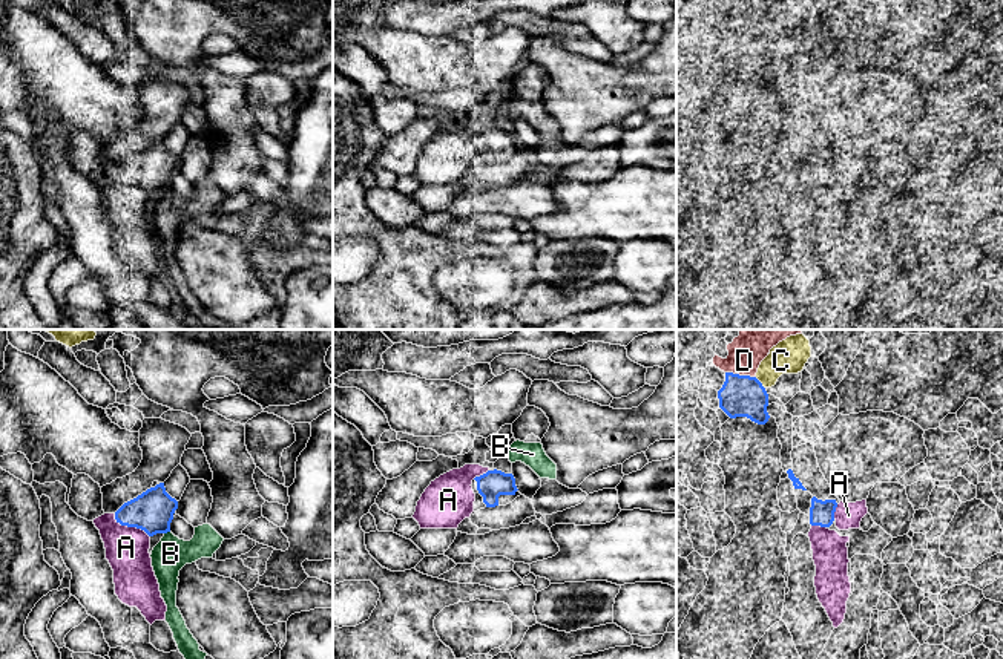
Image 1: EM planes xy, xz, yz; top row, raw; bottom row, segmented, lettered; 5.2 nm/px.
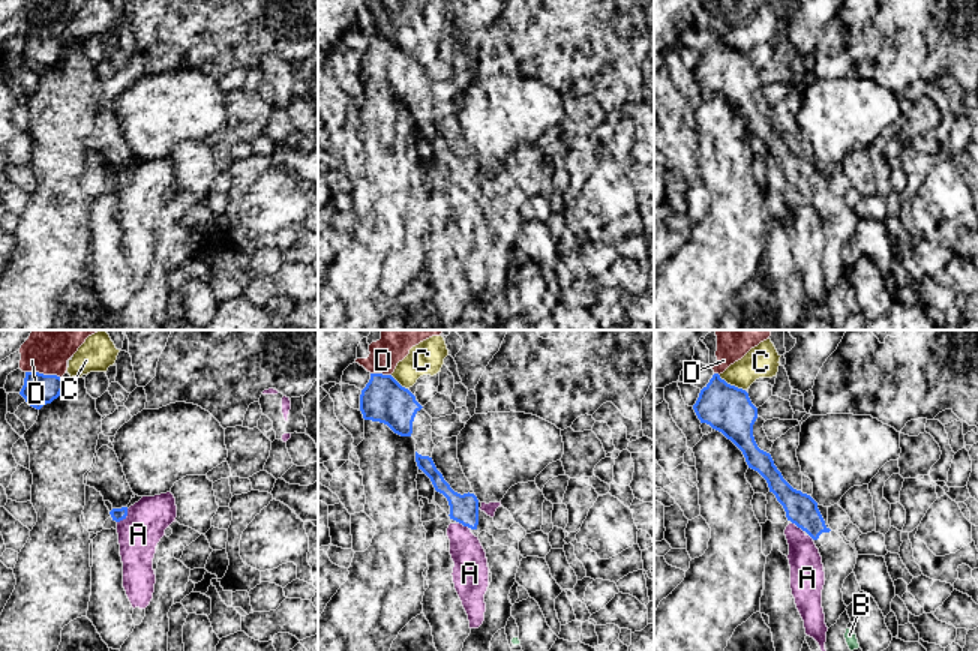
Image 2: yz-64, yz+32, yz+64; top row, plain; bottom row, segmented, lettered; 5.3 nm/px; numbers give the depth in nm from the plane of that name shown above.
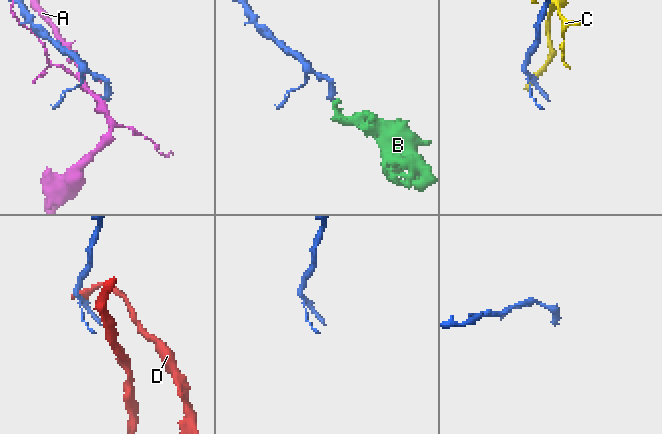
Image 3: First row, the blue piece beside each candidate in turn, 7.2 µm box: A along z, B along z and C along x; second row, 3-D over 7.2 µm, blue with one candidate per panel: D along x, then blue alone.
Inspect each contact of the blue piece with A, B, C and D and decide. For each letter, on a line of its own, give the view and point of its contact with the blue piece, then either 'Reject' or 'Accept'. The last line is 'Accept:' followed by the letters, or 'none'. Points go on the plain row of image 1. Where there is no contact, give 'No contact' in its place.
A: Touches blue at xy (131, 183). Reject
B: Touches blue at xy (166, 189). Reject
C: Touches blue at yz (761, 40). Reject
D: Touches blue at yz (741, 32). Reject
Accept: none

